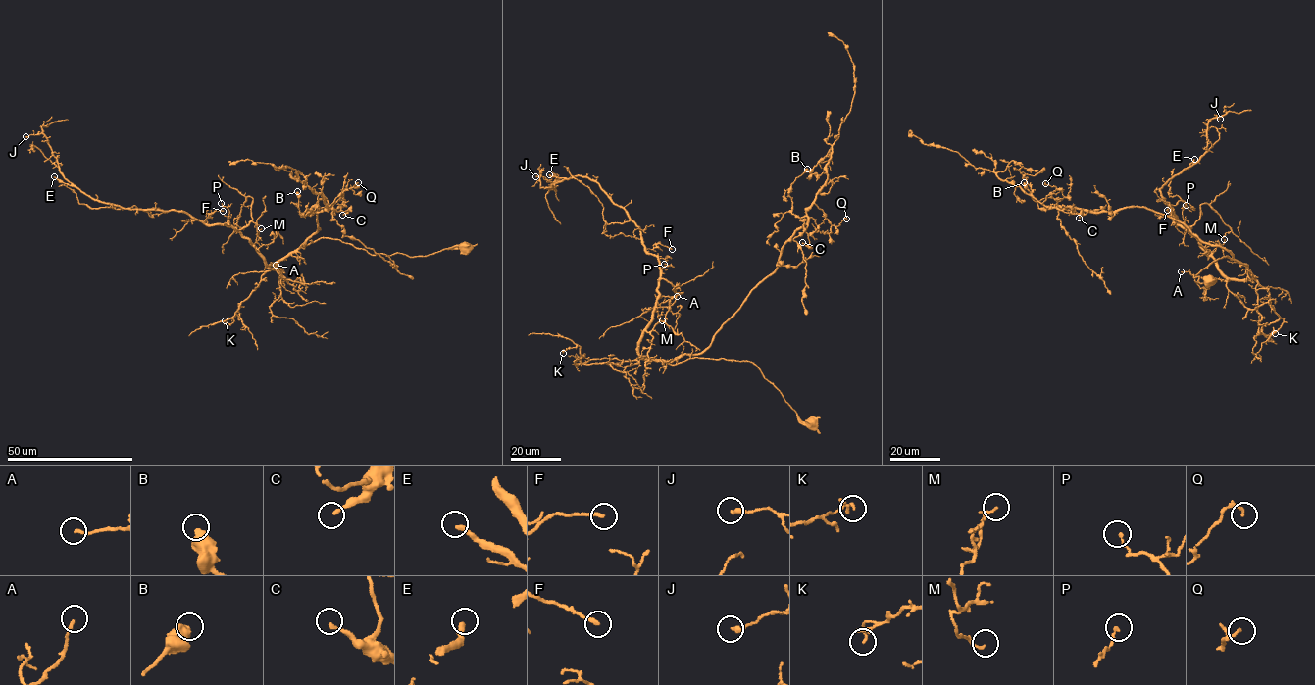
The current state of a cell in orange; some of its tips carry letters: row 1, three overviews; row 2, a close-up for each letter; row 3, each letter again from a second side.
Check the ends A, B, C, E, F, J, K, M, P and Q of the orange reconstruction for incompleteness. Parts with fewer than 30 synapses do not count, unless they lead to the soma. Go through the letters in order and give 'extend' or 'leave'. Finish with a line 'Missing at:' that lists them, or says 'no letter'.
A: leave
B: leave
C: leave
E: extend
F: leave
J: leave
K: leave
M: leave
P: leave
Q: leave
Missing at: E

